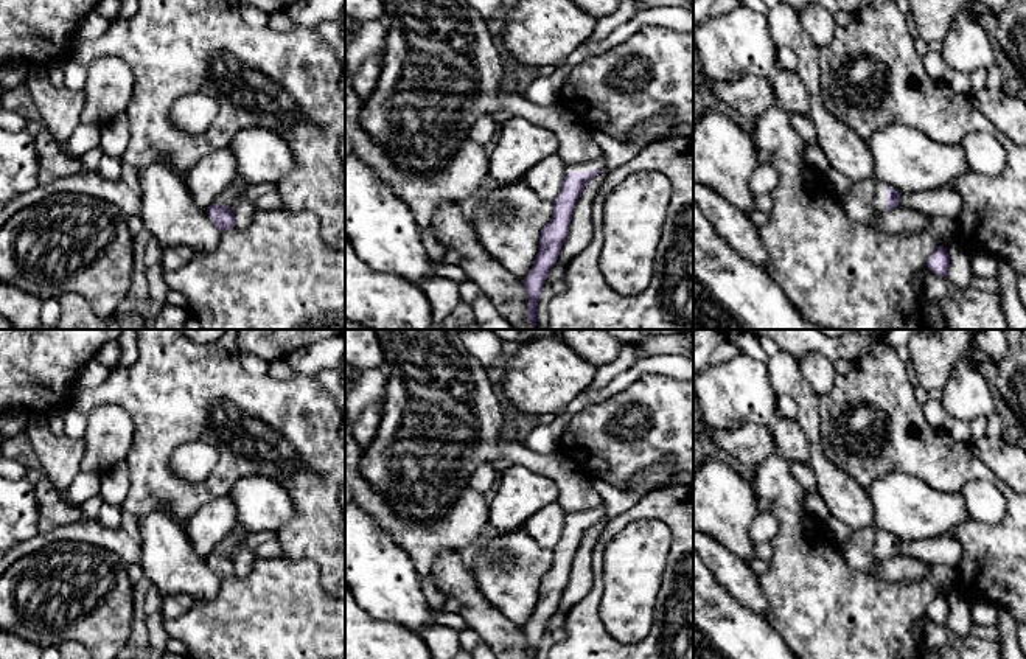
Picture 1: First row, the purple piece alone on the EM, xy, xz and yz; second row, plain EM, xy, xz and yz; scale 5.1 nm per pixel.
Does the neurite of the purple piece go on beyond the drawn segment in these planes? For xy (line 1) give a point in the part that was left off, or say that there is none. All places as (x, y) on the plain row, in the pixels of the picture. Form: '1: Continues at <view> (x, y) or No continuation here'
1: No continuation here

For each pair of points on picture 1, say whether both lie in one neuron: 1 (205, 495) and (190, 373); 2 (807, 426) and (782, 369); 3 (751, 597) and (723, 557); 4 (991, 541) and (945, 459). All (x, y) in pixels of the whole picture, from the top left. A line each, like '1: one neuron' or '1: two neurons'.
1: one neuron
2: one neuron
3: one neuron
4: one neuron

